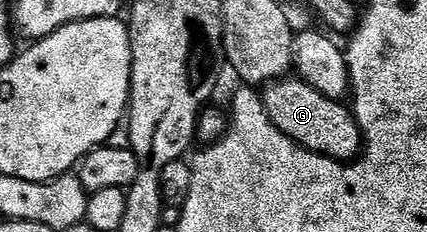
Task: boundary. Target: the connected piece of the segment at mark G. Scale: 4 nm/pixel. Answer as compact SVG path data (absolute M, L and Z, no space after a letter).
M282 78L264 89L265 109L274 126L287 138L332 160L352 162L363 151L361 127L342 101L332 100L300 78Z

